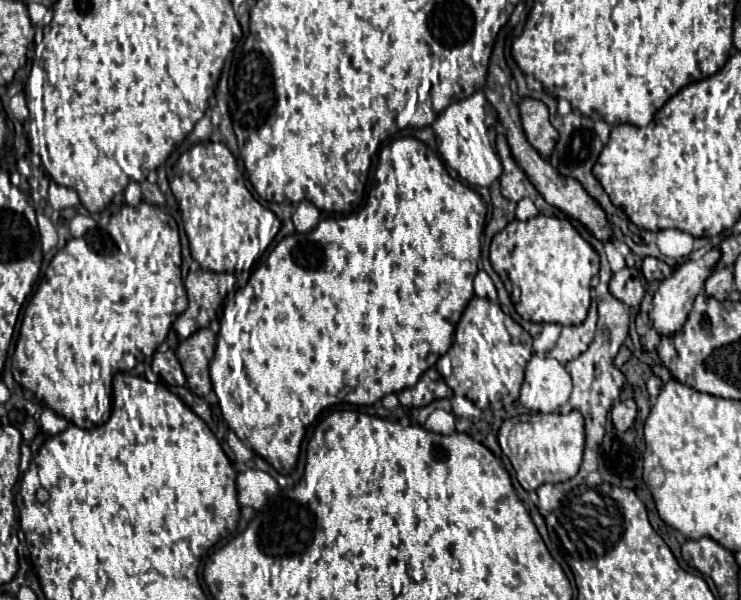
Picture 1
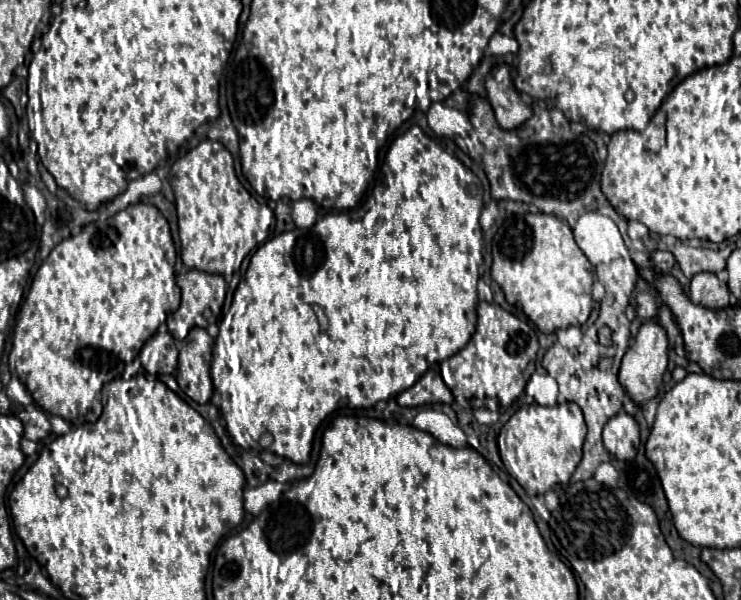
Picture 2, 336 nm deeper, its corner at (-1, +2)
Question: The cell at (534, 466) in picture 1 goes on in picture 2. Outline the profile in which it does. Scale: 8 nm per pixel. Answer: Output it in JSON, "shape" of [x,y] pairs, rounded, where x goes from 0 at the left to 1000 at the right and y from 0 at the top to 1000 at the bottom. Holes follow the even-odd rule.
{"shape":[[[765,670],[746,680],[714,673],[695,687],[676,713],[671,742],[684,787],[698,797],[698,803],[714,827],[725,827],[768,803],[779,773],[784,770],[789,723],[792,710],[779,673]]]}

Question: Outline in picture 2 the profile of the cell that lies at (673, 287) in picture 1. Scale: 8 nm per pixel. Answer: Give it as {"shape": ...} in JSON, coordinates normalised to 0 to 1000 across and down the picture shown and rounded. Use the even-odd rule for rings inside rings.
{"shape":[[[868,537],[862,547],[862,557],[857,563],[857,577],[852,577],[838,603],[838,617],[835,617],[835,637],[841,640],[841,647],[852,657],[852,663],[857,667],[857,673],[868,673],[879,663],[887,660],[889,647],[892,647],[892,633],[900,613],[900,580],[903,580],[903,563],[900,563],[900,550],[884,537]]]}

